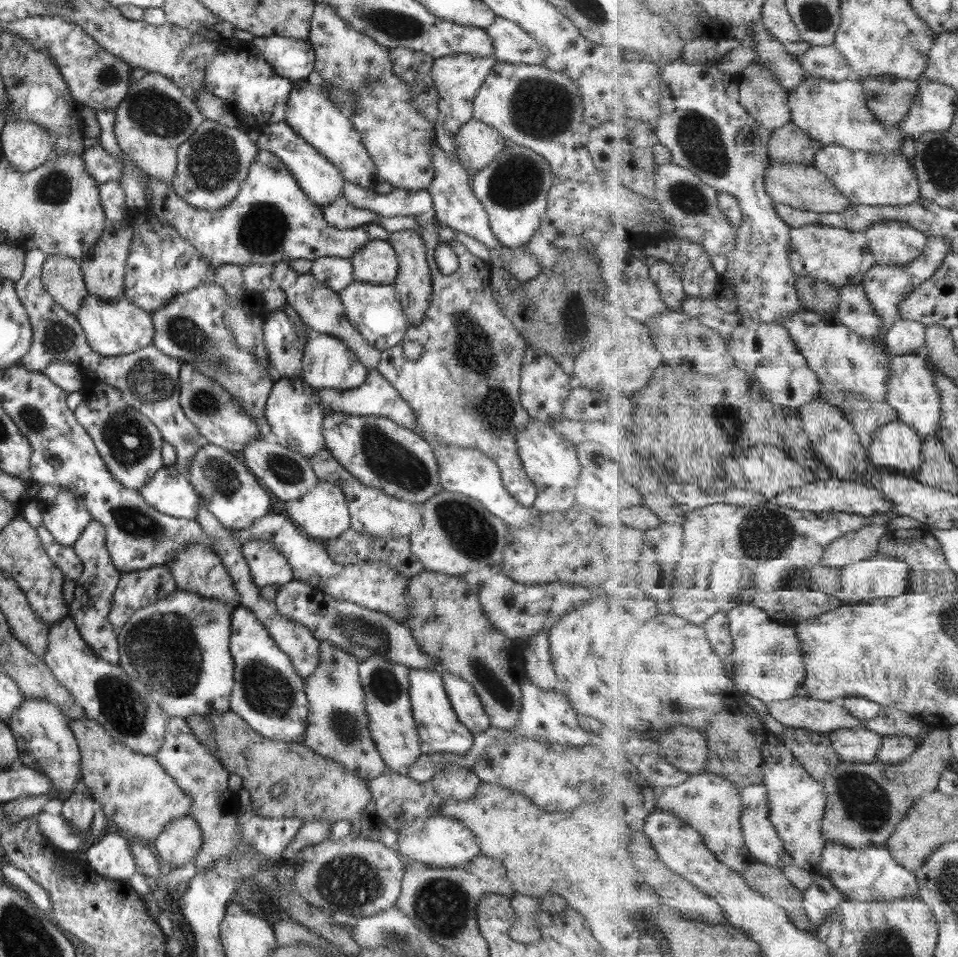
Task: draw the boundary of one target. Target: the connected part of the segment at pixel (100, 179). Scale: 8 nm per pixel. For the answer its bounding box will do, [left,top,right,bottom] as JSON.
[81,144,122,185]

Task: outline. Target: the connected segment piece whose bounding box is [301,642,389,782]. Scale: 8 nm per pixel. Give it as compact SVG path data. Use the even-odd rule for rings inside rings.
M330 642L319 643L317 669L304 678L307 703L306 729L302 745L315 754L338 762L348 773L367 782L389 772L371 740L365 712L365 693L355 657L333 648Z

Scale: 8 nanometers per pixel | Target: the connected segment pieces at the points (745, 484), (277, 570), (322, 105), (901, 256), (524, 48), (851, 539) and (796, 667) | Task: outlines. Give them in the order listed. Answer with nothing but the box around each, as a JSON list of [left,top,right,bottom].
[[722,445,817,502],[240,539,293,589],[283,80,376,192],[865,219,928,267],[484,16,545,66],[821,526,891,567],[726,603,808,706]]

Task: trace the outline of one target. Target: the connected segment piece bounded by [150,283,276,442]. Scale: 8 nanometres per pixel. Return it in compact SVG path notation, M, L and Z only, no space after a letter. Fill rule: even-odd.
M199 283L195 288L170 298L165 306L150 313L154 330L151 344L161 354L179 359L181 364L192 366L219 383L258 422L261 440L276 442L264 417L264 404L273 379L269 370L256 364L252 354L232 341L229 329L223 323L225 305L224 292L213 283Z

